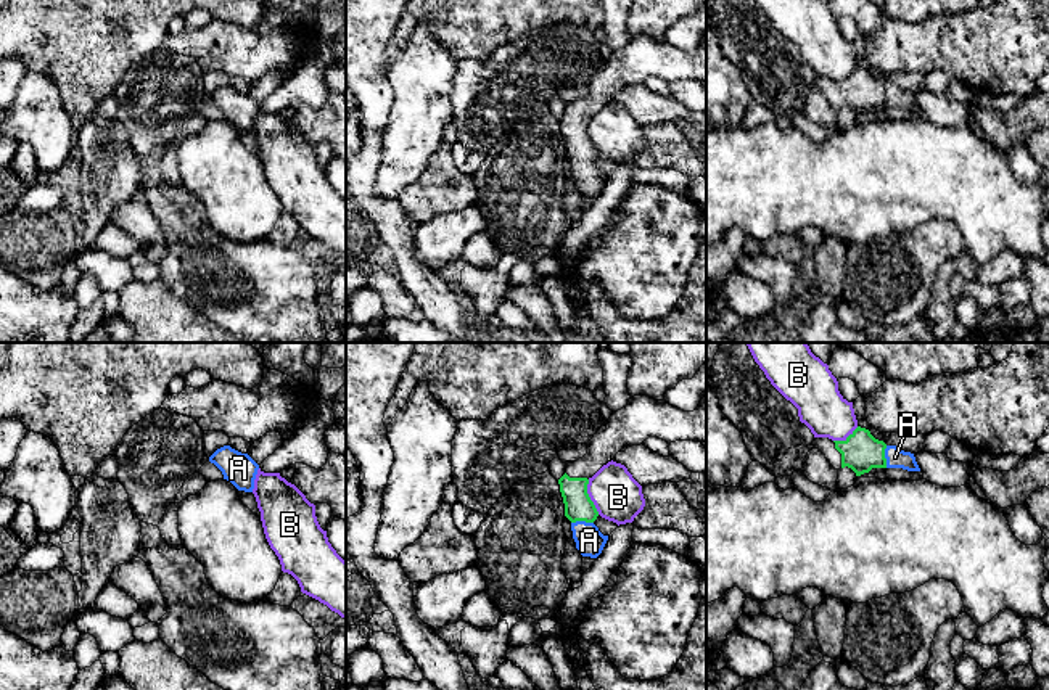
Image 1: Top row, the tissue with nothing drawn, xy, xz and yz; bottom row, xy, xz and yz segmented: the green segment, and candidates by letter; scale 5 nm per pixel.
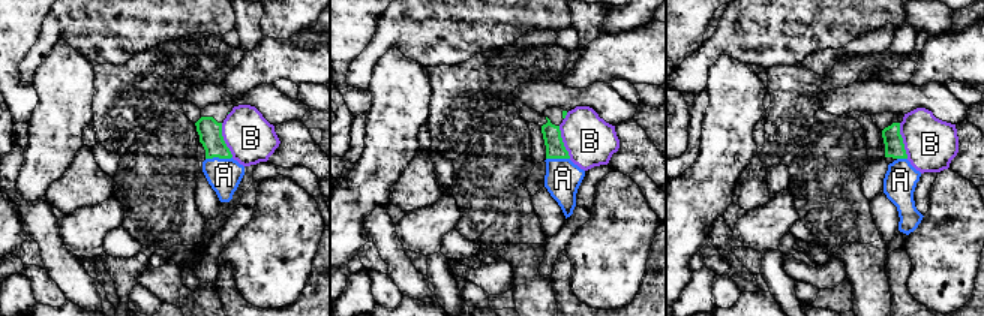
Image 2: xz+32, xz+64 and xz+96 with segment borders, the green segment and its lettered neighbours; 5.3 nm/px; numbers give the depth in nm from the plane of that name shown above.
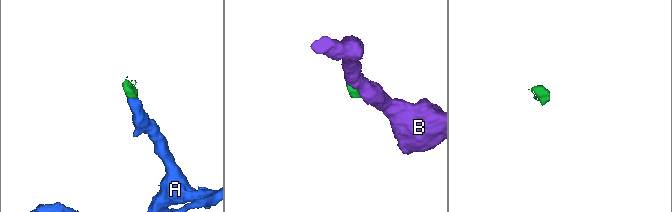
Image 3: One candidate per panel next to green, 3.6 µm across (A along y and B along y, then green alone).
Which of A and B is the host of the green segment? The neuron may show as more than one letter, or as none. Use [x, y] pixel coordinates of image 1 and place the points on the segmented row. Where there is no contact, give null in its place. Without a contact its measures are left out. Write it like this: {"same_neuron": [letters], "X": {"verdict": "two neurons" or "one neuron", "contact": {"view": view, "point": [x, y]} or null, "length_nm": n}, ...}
{"same_neuron": ["A"], "A": {"verdict": "one neuron", "contact": {"view": "xz", "point": [581, 520]}, "length_nm": 110}, "B": {"verdict": "two neurons", "contact": {"view": "xz", "point": [589, 497]}, "length_nm": 190}}

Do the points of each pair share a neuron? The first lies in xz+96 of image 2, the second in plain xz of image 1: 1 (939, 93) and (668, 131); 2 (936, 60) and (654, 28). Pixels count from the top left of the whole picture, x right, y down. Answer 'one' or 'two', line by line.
1: two
2: two

